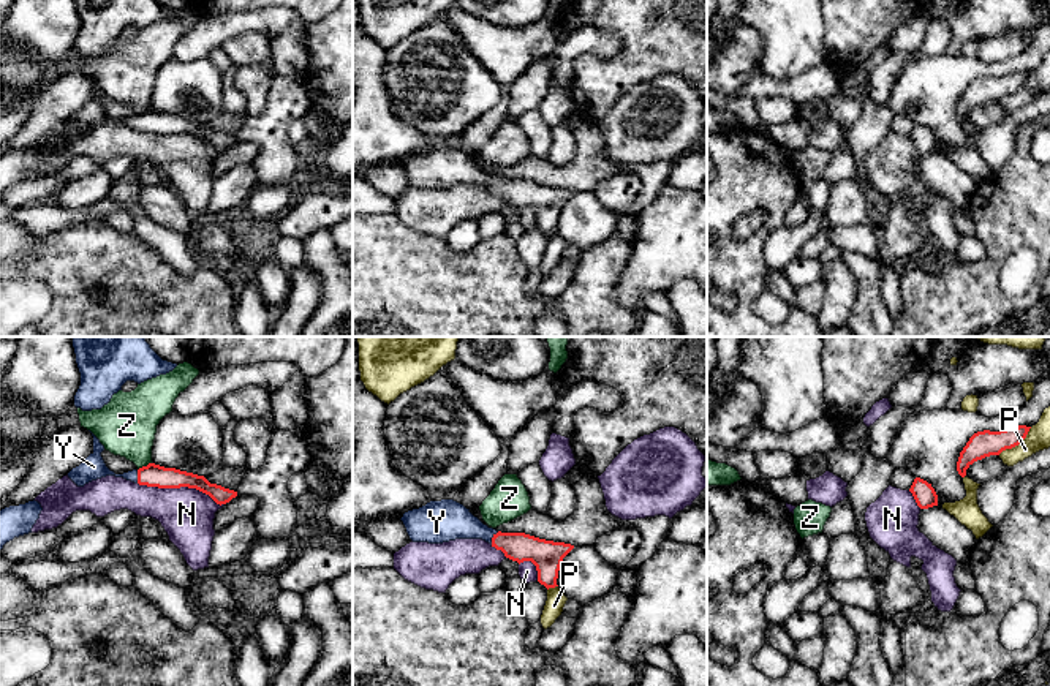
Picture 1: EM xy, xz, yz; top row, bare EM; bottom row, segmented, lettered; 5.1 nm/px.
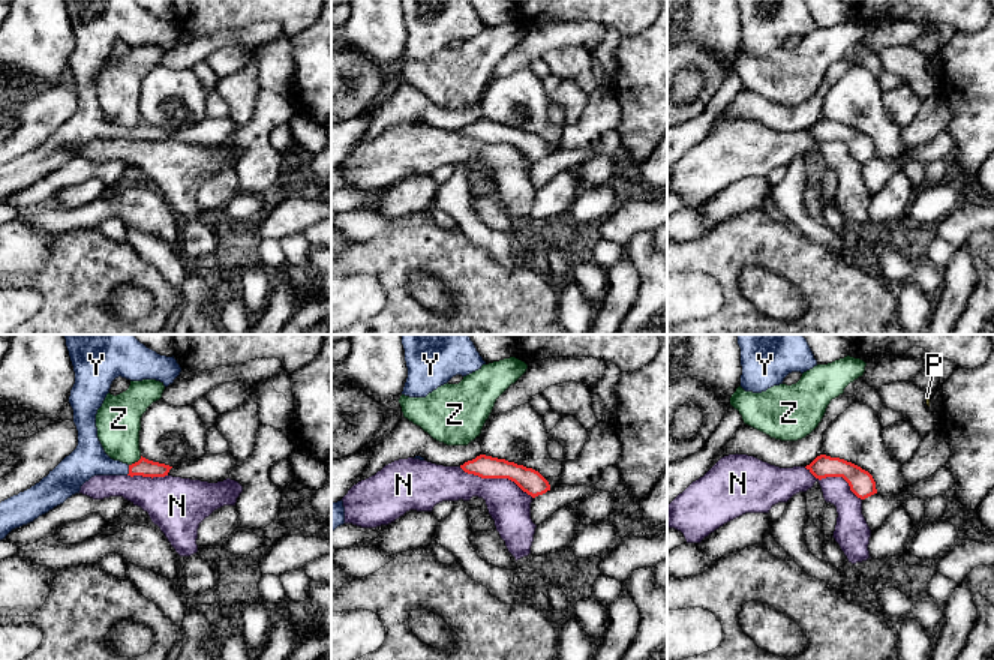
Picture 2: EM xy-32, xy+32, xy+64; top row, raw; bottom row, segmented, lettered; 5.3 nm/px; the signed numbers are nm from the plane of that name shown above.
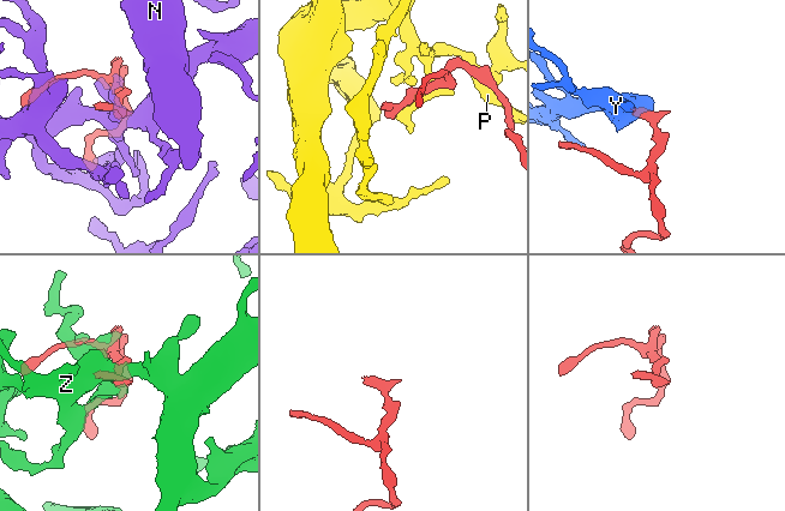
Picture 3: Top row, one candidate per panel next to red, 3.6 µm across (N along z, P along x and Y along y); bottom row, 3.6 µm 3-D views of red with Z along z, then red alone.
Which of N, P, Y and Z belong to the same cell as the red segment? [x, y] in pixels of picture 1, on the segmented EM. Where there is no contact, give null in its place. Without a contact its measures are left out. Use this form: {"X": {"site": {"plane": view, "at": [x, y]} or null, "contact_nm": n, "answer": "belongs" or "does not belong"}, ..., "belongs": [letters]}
{"N": {"site": {"plane": "xy", "at": [181, 486]}, "contact_nm": 460, "answer": "does not belong"}, "P": {"site": {"plane": "yz", "at": [1016, 444]}, "contact_nm": 220, "answer": "does not belong"}, "Y": {"site": {"plane": "xy", "at": [138, 476]}, "contact_nm": 70, "answer": "belongs"}, "Z": {"site": {"plane": "xy", "at": [144, 467]}, "contact_nm": 80, "answer": "does not belong"}, "belongs": ["Y"]}

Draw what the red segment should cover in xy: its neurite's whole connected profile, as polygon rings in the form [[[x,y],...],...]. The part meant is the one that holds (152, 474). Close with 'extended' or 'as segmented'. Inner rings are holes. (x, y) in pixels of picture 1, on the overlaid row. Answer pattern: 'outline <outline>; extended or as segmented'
outline [[[93,433],[92,436],[93,436],[93,452],[79,466],[73,468],[68,473],[68,477],[77,487],[84,487],[89,482],[106,477],[106,476],[115,476],[115,477],[123,477],[127,481],[131,481],[139,485],[147,485],[147,487],[196,488],[209,495],[220,506],[229,503],[232,498],[237,496],[237,492],[225,488],[217,484],[210,484],[204,476],[180,471],[176,468],[164,468],[155,463],[149,463],[147,466],[142,466],[139,469],[133,469],[123,474],[115,474],[106,466],[101,457],[104,446],[100,443],[100,439]]]; extended

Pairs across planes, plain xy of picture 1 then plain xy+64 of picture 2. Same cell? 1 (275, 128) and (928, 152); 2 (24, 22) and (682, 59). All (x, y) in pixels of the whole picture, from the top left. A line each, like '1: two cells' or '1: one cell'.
1: two cells
2: two cells

